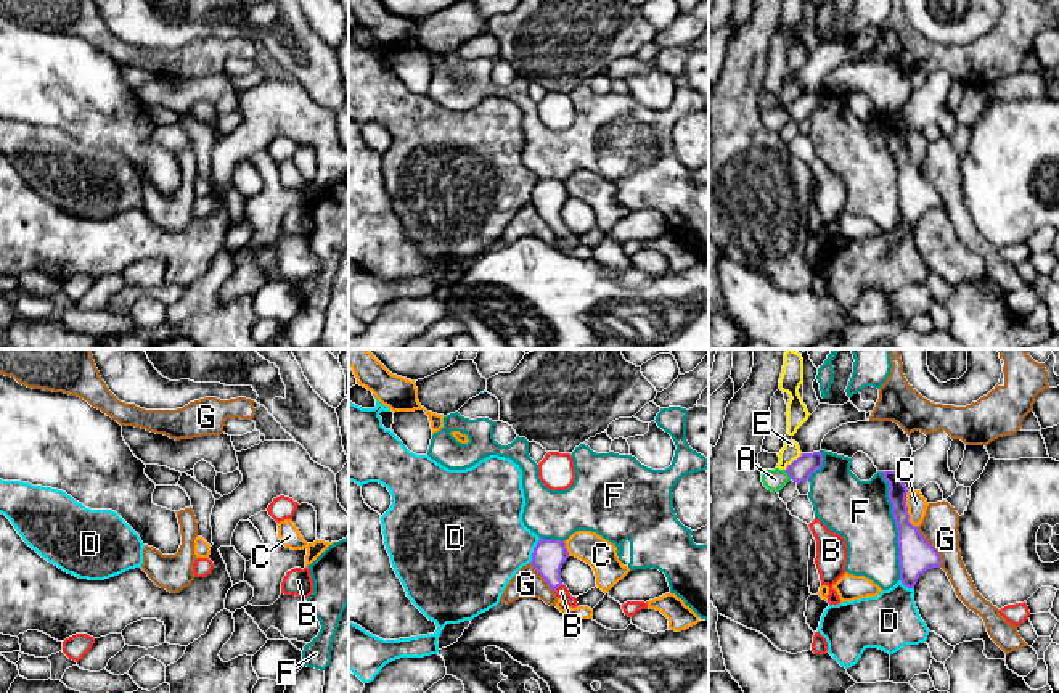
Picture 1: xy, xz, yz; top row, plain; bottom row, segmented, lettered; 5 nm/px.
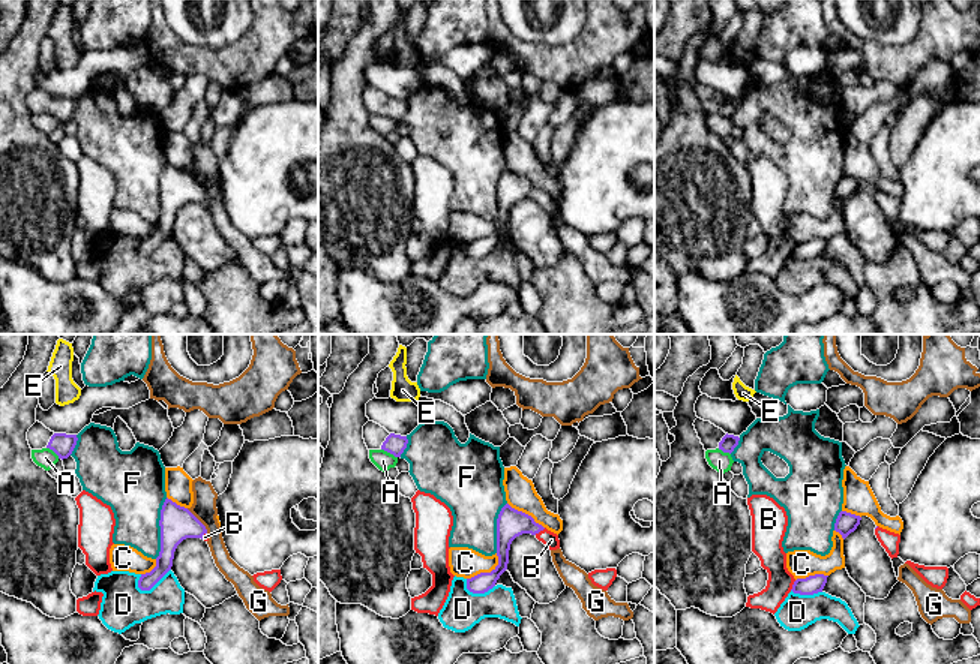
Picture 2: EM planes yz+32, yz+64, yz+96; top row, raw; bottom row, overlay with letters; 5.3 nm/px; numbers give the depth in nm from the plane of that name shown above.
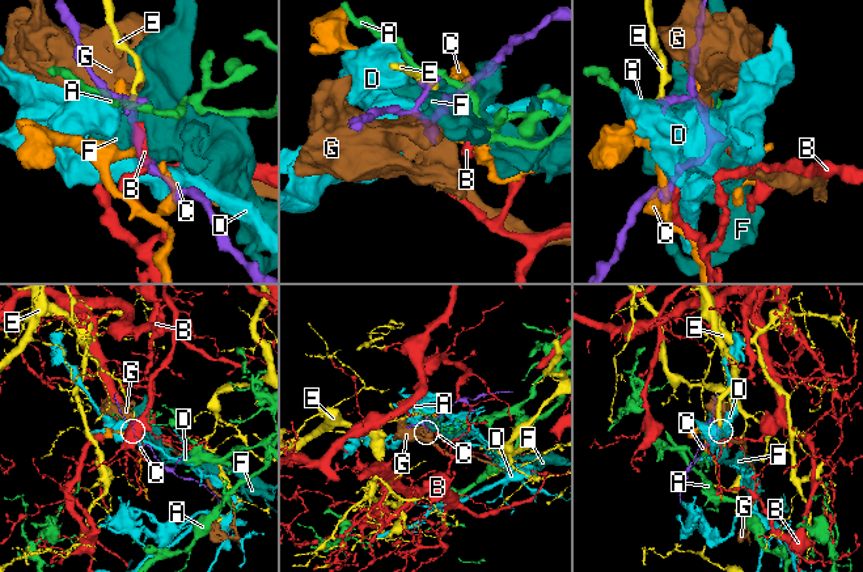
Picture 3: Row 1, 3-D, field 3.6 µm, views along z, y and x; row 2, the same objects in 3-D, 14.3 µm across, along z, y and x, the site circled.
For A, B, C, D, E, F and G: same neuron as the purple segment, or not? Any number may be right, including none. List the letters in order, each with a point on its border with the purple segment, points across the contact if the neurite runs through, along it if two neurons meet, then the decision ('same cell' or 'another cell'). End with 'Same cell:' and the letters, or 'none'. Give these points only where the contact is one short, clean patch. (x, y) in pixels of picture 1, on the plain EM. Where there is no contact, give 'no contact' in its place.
A: yz (788, 113) | along yz (783, 110), (791, 118) | another cell
B: xz (558, 225) | same cell
C: yz (907, 150) | another cell
D: xz (534, 190) | another cell
E: yz (793, 102) | along yz (802, 94), (785, 110) | another cell
F: yz (897, 166) | another cell
G: yz (932, 187) | another cell
Same cell: B

